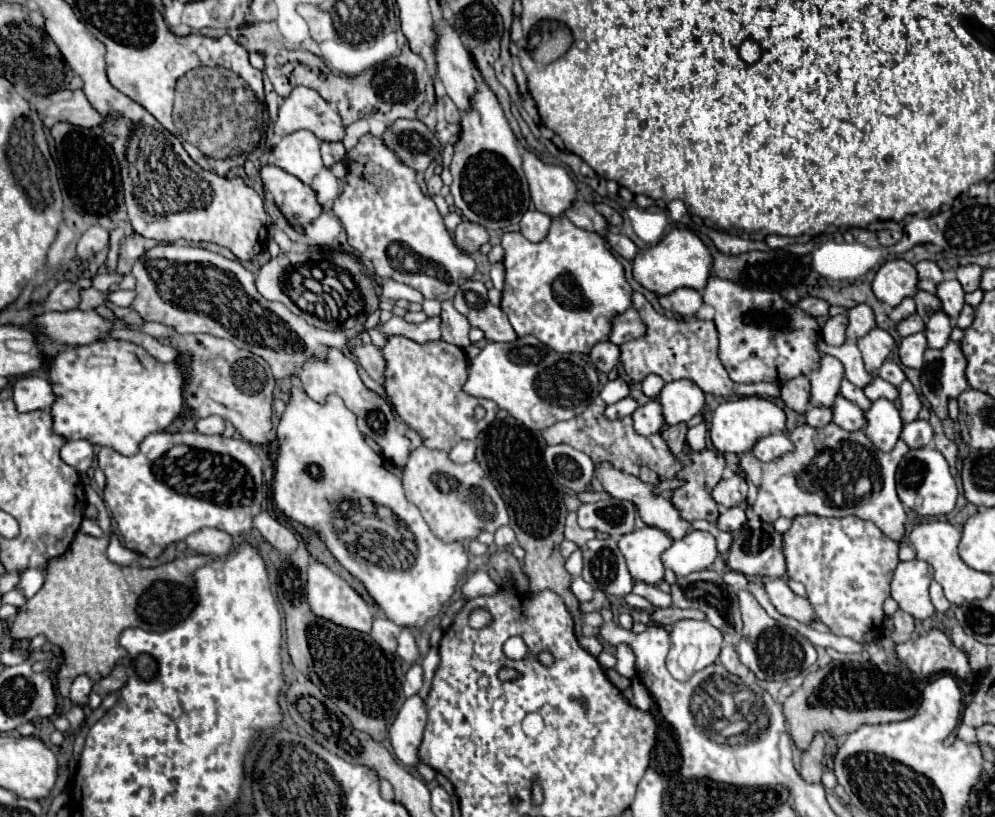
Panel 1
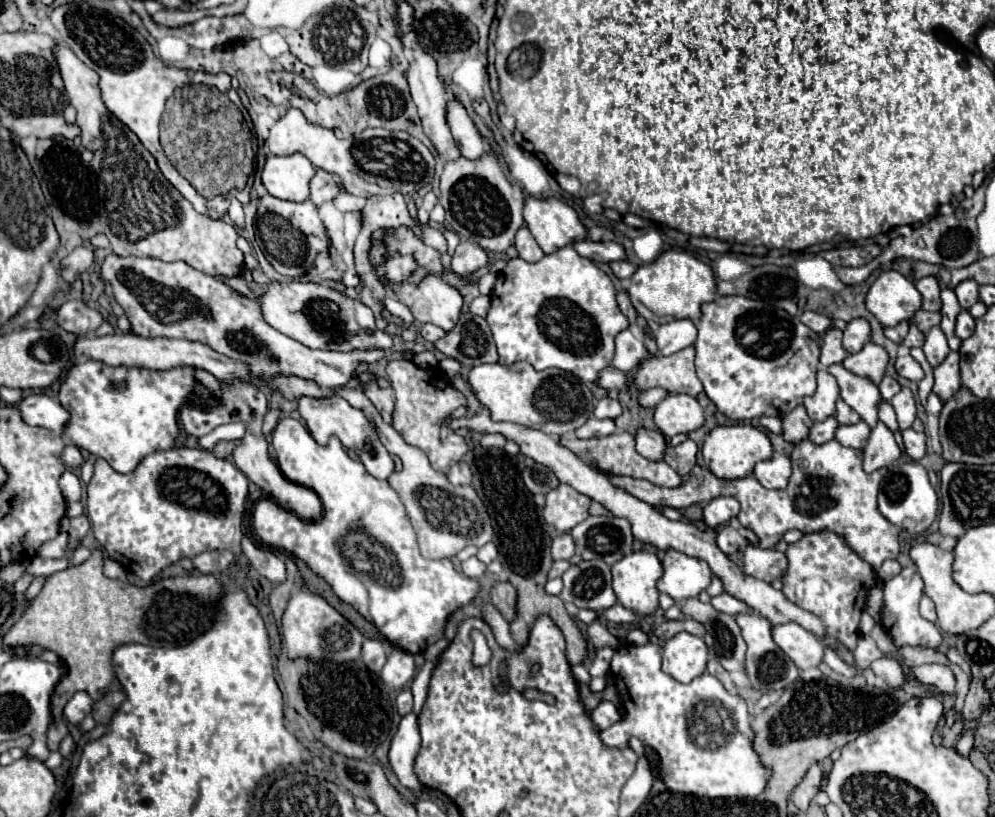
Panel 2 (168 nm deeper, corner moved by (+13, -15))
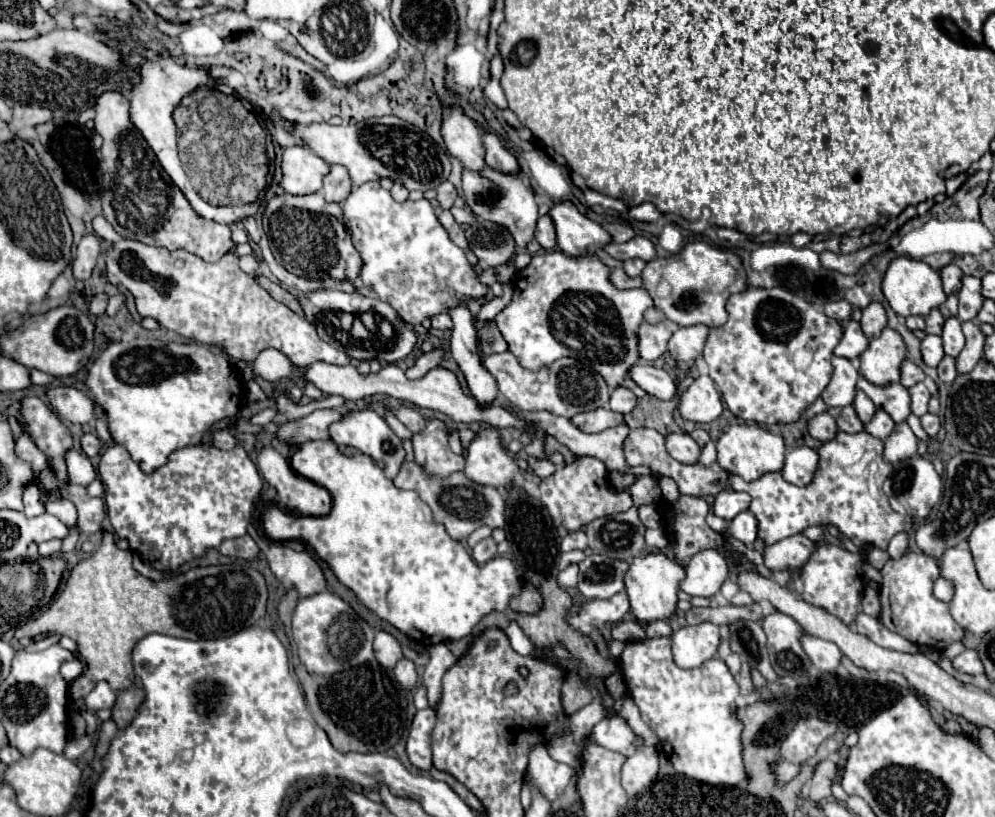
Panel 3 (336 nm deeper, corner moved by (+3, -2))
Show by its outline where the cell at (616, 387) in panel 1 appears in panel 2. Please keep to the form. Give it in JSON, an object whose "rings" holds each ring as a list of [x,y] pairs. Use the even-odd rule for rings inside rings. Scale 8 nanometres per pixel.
{"rings":[[[605,396],[597,402],[593,414],[595,414],[595,418],[613,418],[615,420],[621,414],[621,404],[619,404],[619,400]]]}

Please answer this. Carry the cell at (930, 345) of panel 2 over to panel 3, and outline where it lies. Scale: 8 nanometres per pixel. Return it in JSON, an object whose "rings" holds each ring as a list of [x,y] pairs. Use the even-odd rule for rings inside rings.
{"rings":[[[951,317],[945,321],[943,325],[943,347],[945,353],[951,357],[957,357],[961,353],[961,349],[965,347],[965,337],[961,331],[961,321],[957,317]]]}

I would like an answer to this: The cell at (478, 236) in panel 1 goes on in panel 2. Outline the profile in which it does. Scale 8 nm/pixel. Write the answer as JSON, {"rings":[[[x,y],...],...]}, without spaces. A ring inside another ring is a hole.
{"rings":[[[469,240],[459,242],[459,246],[455,248],[455,254],[451,258],[451,270],[459,276],[463,274],[471,274],[477,268],[487,266],[487,252],[483,248],[479,248],[477,244],[471,244]]]}

